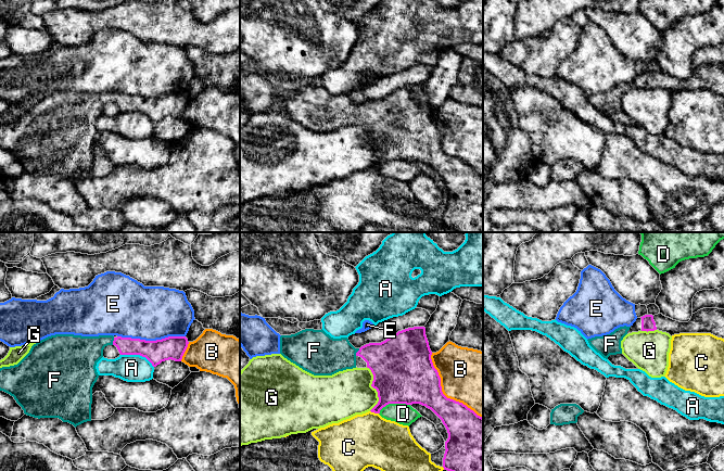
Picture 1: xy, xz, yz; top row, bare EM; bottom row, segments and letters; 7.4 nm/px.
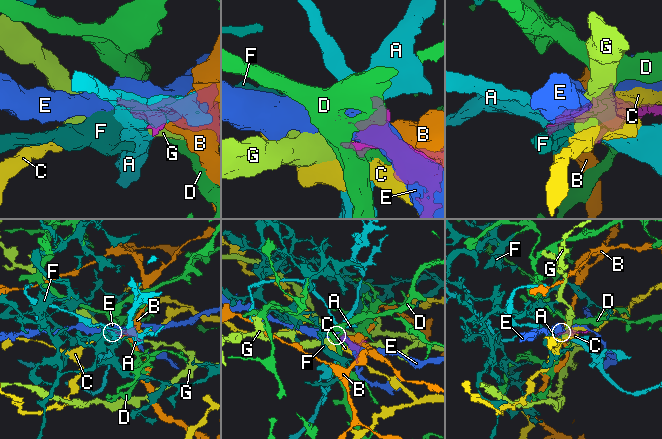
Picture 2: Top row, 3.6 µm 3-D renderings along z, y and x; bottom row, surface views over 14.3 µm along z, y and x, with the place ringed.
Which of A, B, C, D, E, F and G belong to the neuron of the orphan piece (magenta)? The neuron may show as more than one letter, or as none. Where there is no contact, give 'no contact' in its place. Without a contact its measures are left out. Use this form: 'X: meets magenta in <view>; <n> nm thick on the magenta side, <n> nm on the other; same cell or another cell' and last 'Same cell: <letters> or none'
A: meets magenta in xy; 170 nm thick on the magenta side, 200 nm on the other; another cell
B: meets magenta in xz; 360 nm thick on the magenta side, 420 nm on the other; another cell
C: meets magenta in xz; 280 nm thick on the magenta side, 400 nm on the other; another cell
D: meets magenta in xz; 460 nm thick on the magenta side, 150 nm on the other; another cell
E: meets magenta in xy; 180 nm thick on the magenta side, 400 nm on the other; another cell
F: meets magenta in xy; 130 nm thick on the magenta side, 260 nm on the other; same cell
G: meets magenta in xz; 460 nm thick on the magenta side, 340 nm on the other; another cell
Same cell: F

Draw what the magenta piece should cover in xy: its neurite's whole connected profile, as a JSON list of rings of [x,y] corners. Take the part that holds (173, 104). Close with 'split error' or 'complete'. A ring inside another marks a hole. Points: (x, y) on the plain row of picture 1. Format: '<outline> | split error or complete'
[[[55,91],[34,101],[29,110],[17,120],[0,125],[0,148],[14,154],[24,170],[34,175],[59,175],[75,184],[91,178],[92,144],[99,131],[97,119],[107,102],[115,102],[120,112],[140,112],[153,124],[162,118],[181,118],[188,104],[186,93],[168,93],[156,98],[113,92],[81,93]]] | split error

